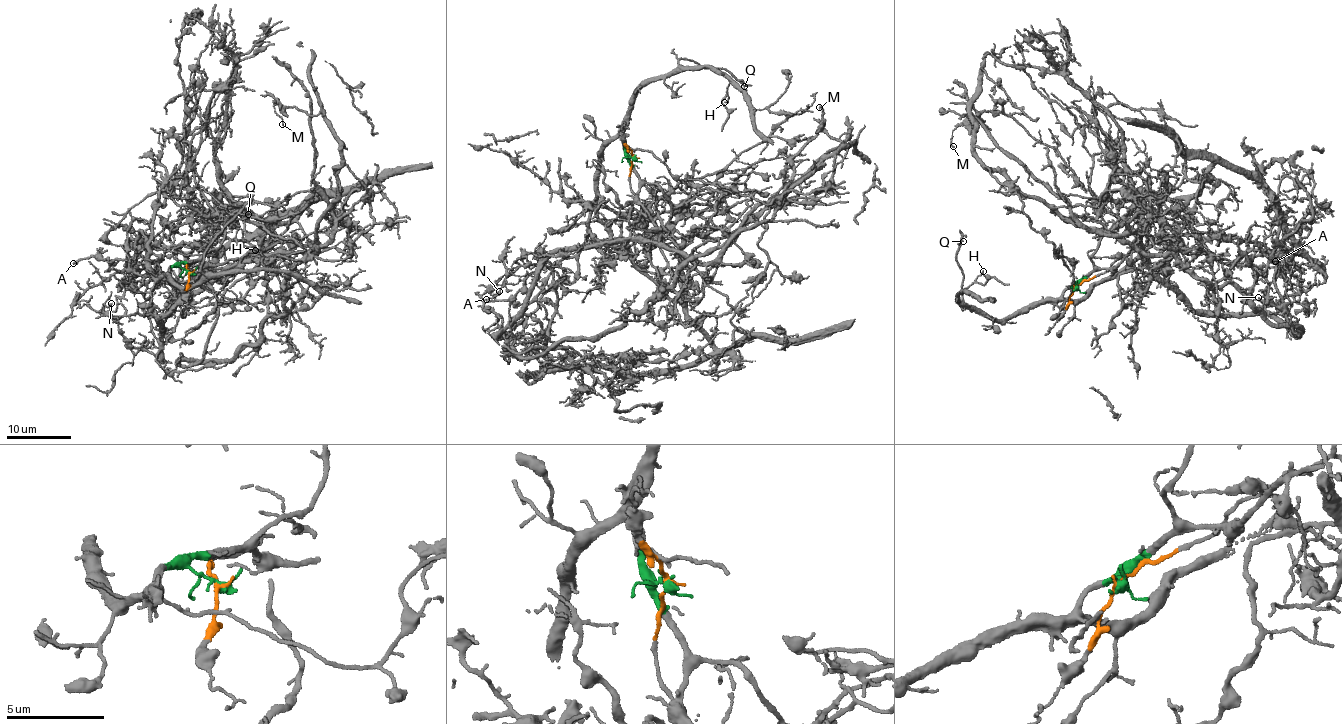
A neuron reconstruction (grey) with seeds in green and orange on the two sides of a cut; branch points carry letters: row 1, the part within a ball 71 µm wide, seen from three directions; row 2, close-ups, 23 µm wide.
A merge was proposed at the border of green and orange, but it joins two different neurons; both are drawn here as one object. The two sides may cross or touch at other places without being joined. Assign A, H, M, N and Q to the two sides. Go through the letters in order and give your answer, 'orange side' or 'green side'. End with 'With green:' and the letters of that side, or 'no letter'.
A: green side
H: green side
M: orange side
N: green side
Q: green side
With green: A, H, N, Q

